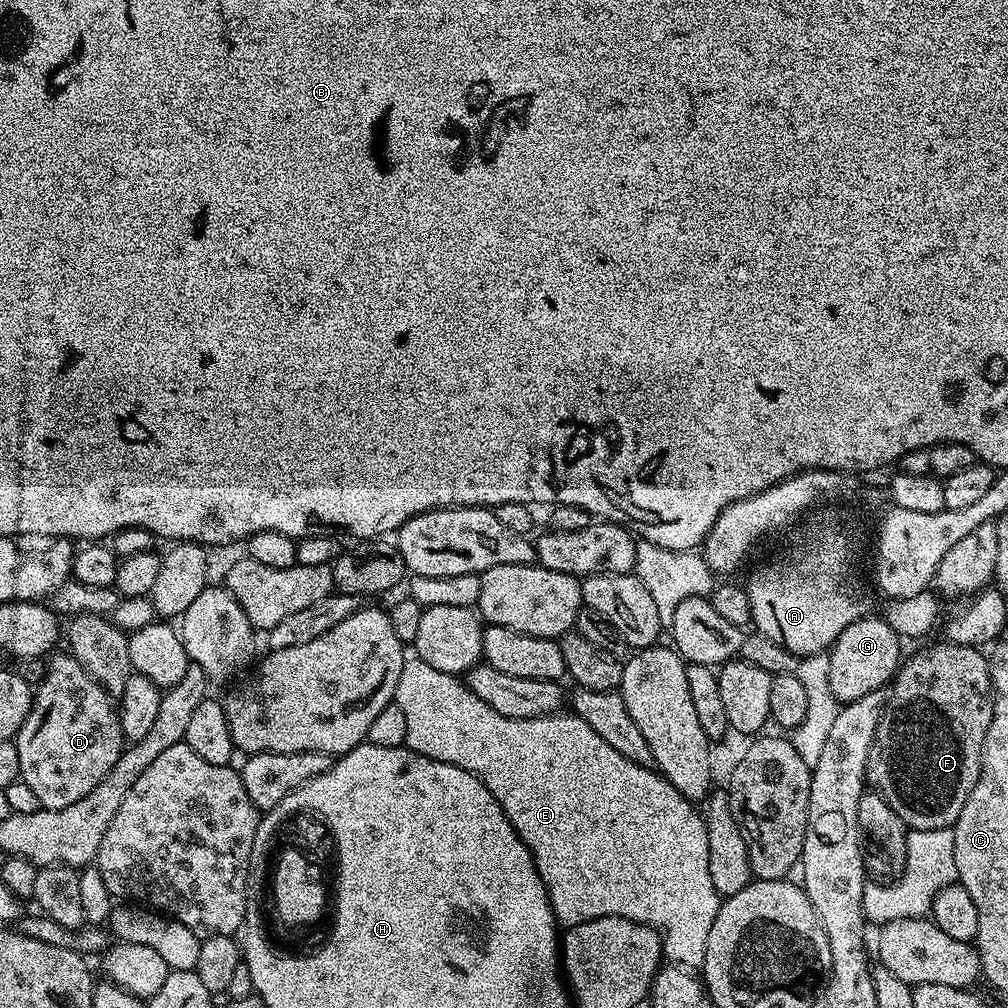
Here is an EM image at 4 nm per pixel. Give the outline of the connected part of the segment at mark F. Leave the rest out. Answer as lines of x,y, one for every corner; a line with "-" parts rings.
943,643
924,648
901,663
891,681
888,704
880,714
876,740
868,755
867,783
890,802
894,814
912,830
951,828
956,823
980,777
984,743
992,721
987,655
971,644

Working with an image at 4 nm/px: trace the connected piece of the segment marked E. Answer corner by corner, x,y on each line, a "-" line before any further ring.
419,658
405,659
402,666
402,674
398,674
398,686
394,702
402,709
402,715
406,717
406,747
412,752
422,754
431,760
446,762
450,766
458,766
470,774
474,774
494,794
498,806
506,814
506,818
514,826
514,830
522,838
522,842
530,850
534,866
544,883
544,889
548,895
548,905
556,916
557,925
573,928
582,922
592,921
599,916
624,917
630,921
650,925
661,935
664,955
673,965
683,966
689,970
703,969
706,958
706,938
710,934
710,928
717,917
722,900
714,890
714,884
710,879
708,869
708,843
706,842
706,826
704,817
698,811
693,801
684,799
670,782
660,775
659,771
643,764
630,762
630,758
622,758
614,746
610,746
582,722
575,714
553,714
539,716
538,718
506,718
498,714
478,694
468,689
467,683
460,676
451,676
442,670
434,670
430,662

